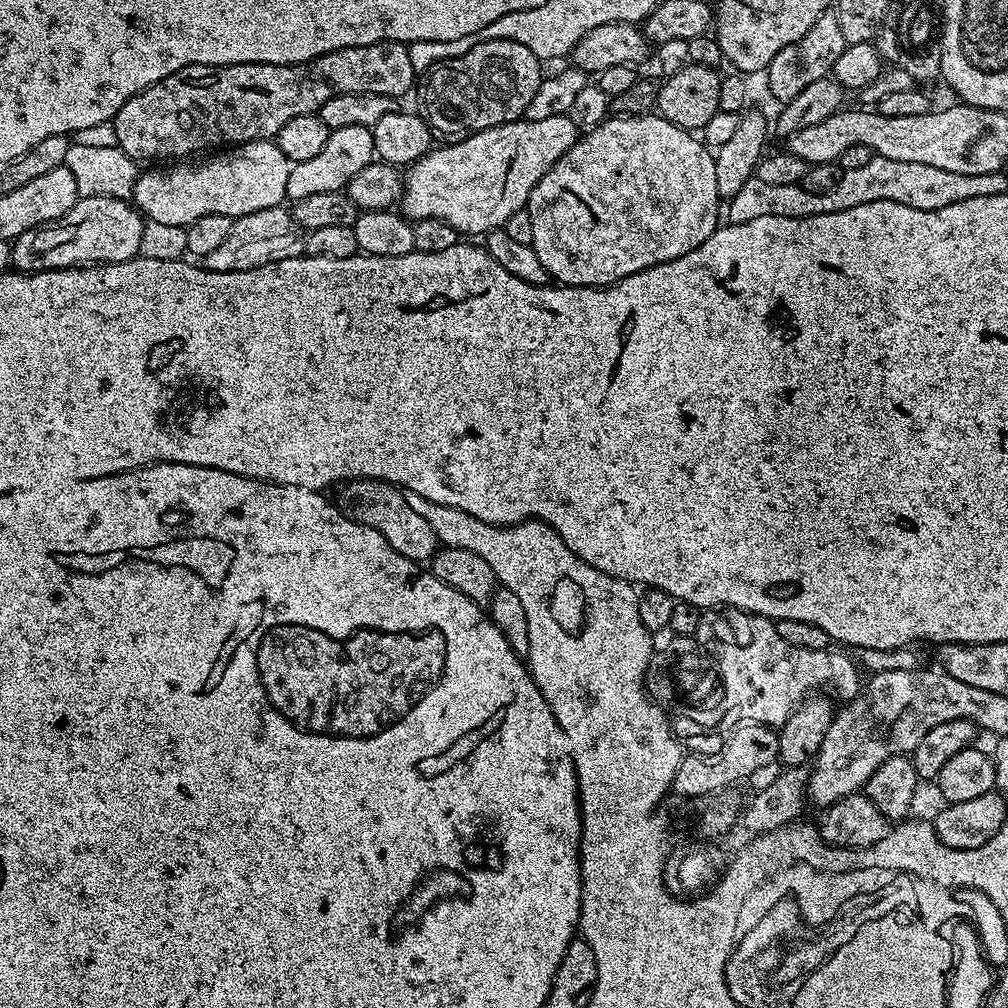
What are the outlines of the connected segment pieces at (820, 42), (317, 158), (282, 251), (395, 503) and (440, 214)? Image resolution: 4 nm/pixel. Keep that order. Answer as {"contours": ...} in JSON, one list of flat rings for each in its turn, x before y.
{"contours":[[[835,10,826,11,814,18,814,26,810,26,810,30,806,30,806,34,798,38,798,42,778,50,778,54,774,54,774,58,769,62,766,69,769,94,780,100,779,102,798,98,798,94,802,94,802,90,806,90,810,82,818,82,831,73,834,62,838,62,838,57,842,55,844,45,842,25,838,23]],[[342,126,331,129,326,138,326,146,322,146,319,154,314,154,314,158,306,158,306,162,292,164,290,178,286,178,286,197,295,202,302,198,310,198,310,194,326,194,347,189,350,178,354,178,358,170,362,170,376,159,371,128]],[[277,206,258,210,254,214,235,217,230,226,230,234,210,254,202,257,203,267,210,272,237,272,254,270,270,262,301,255,304,250,305,229,292,217,287,207]],[[354,480,345,488,348,489,344,492,344,504,342,503,344,515,356,520,362,526,370,526,378,530,378,534,382,534,382,538,386,538,386,542,390,542,390,546,394,546,394,550,402,554,402,558,410,558,417,562,431,561,432,555,438,551,438,541,434,530,430,530,430,522,426,522,426,518,422,518,415,510,410,510,401,489,395,484,388,484,385,480]],[[567,115,546,118,545,120,526,120,523,118,511,120,509,124,499,124,490,130,475,132,473,136,468,136,464,140,454,140,445,143,445,148,440,148,440,146,433,147,432,151,427,152,422,159,416,161,415,164,407,169,408,176,406,172,402,180,402,195,398,201,399,211,403,213,409,221,415,222,417,220,425,220,426,218,438,218,442,222,454,226,457,233,464,234,464,232,469,232,472,236,478,235,479,232,481,232,481,234,487,234,493,232,496,228,503,228,505,222,510,218,510,214,521,211,521,209,527,205,530,194,534,190,534,186,538,186,540,179,561,160,566,154,566,150,570,150,570,146,576,144,578,131,576,132,576,124,572,119,573,117,571,115]]]}

